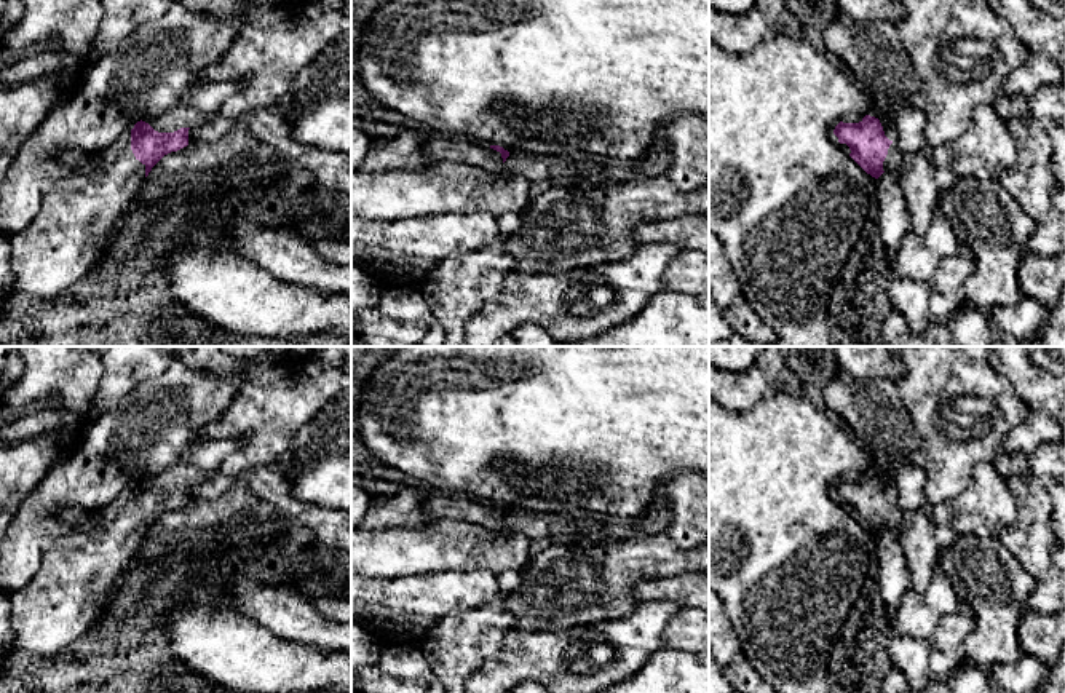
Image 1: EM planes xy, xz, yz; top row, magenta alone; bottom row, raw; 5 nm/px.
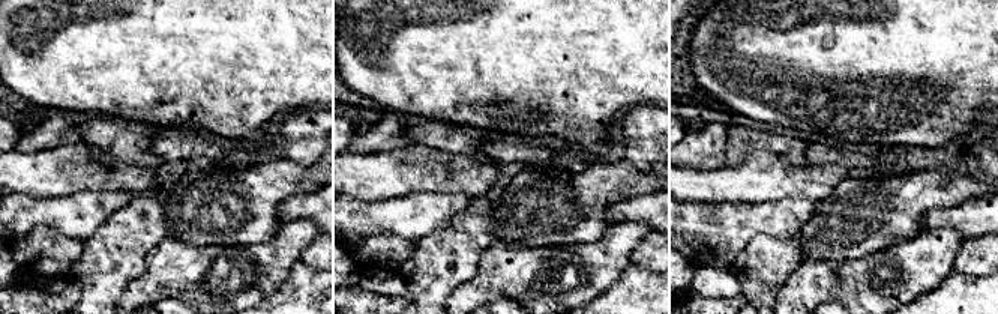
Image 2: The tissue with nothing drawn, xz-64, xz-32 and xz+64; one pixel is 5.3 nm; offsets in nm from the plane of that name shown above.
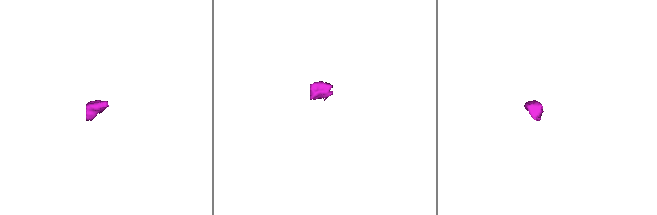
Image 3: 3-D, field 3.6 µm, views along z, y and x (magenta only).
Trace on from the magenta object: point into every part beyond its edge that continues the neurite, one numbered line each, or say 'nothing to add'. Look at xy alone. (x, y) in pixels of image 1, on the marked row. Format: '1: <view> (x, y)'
1: xy (58, 248)

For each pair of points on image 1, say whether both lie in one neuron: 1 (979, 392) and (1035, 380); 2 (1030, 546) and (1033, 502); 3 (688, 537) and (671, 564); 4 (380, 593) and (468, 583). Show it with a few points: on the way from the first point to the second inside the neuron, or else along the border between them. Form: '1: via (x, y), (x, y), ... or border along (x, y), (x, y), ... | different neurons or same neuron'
1: border along (989, 363), (1029, 407) | different neurons
2: via (1033, 535), (1033, 513) | same neuron
3: border along (665, 534), (680, 546), (692, 550) | different neurons
4: via (403, 593), (446, 591) | same neuron

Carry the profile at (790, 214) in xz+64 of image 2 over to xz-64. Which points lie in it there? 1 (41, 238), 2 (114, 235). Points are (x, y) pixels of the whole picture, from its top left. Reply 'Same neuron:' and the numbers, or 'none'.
Same neuron: none

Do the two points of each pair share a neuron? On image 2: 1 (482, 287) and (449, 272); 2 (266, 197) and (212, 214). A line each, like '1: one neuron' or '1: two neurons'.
1: two neurons
2: one neuron

